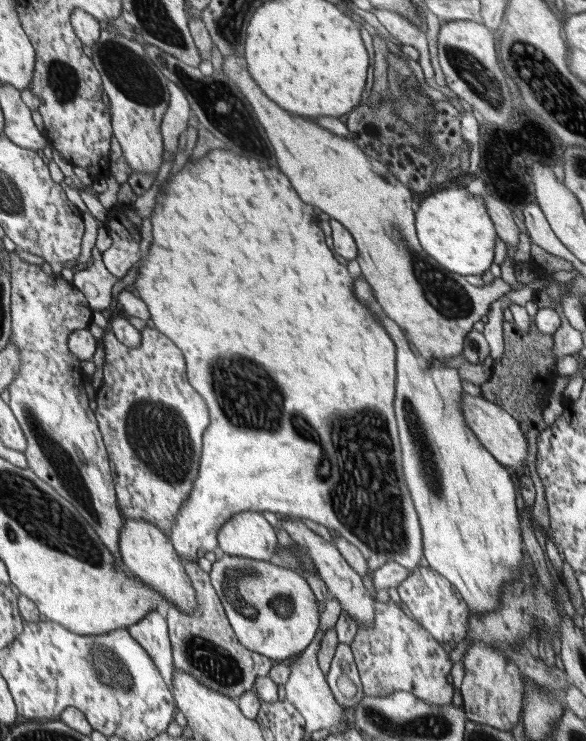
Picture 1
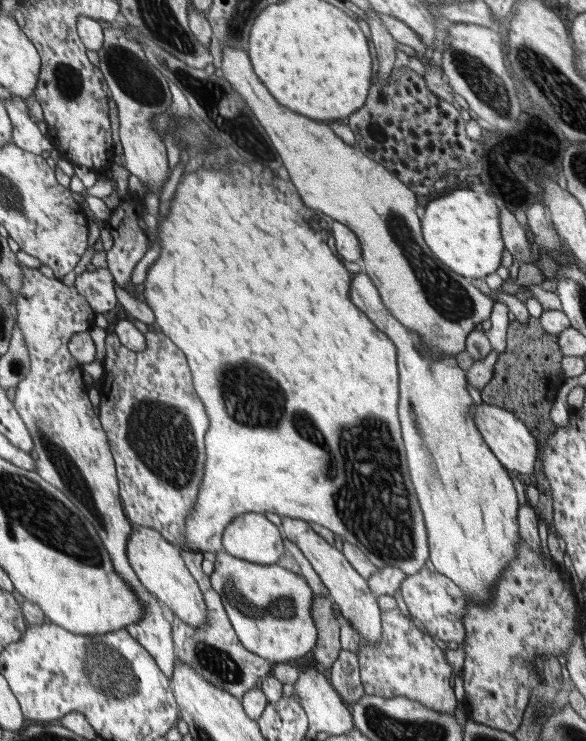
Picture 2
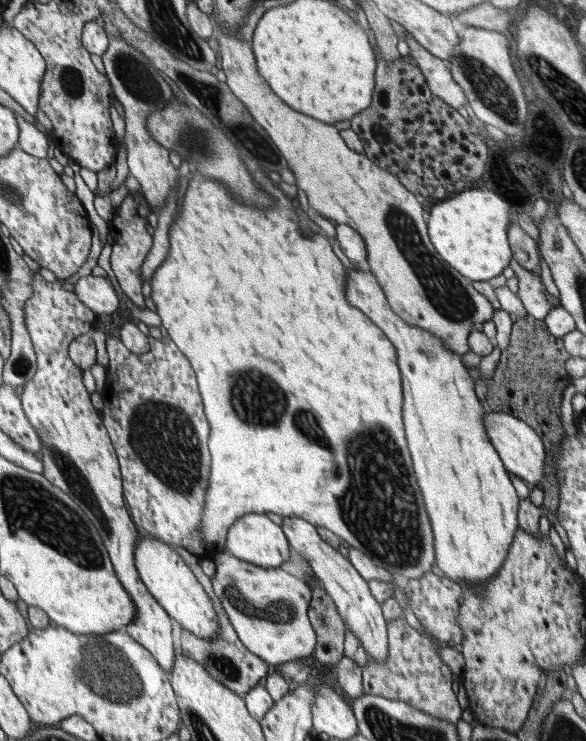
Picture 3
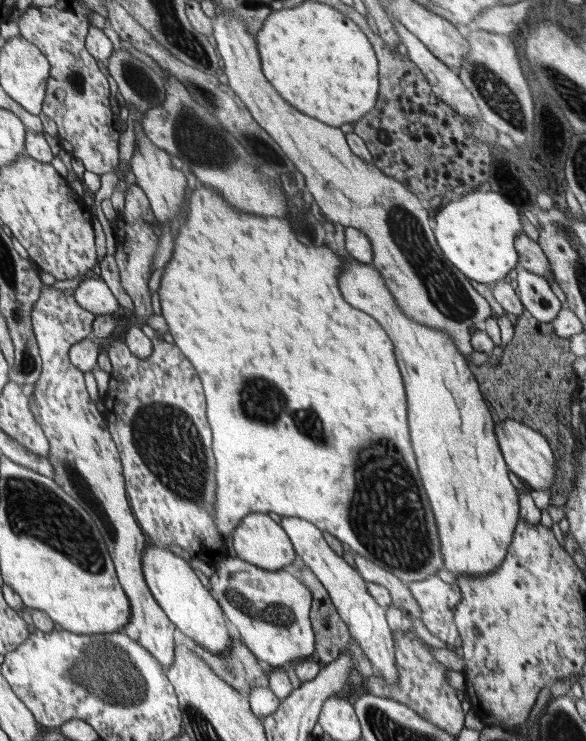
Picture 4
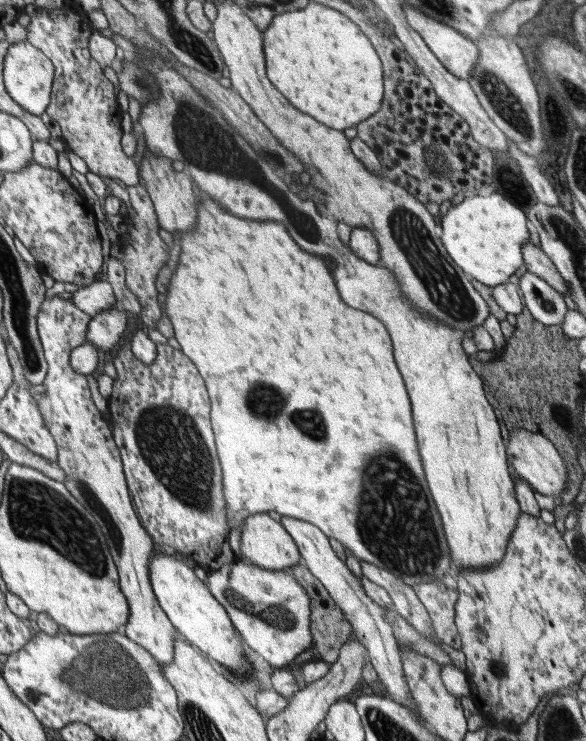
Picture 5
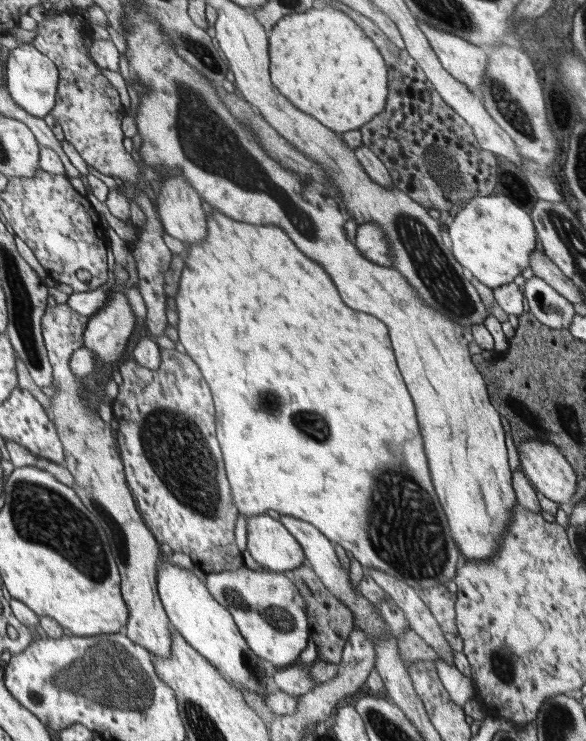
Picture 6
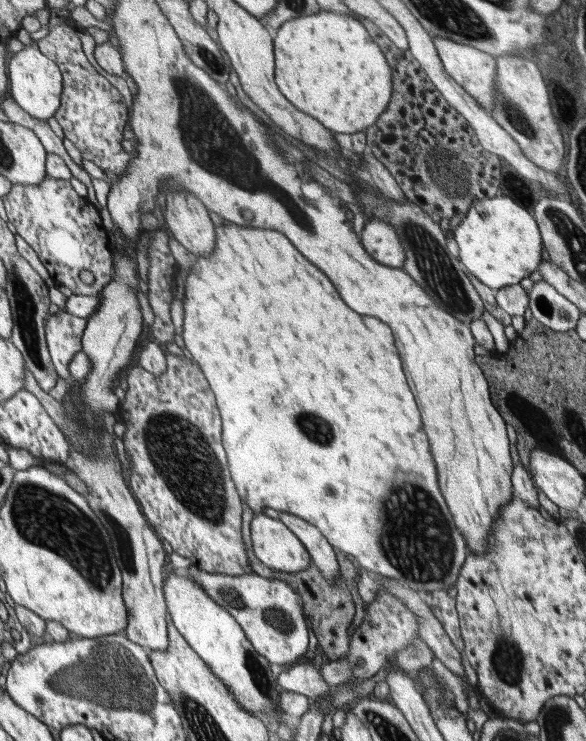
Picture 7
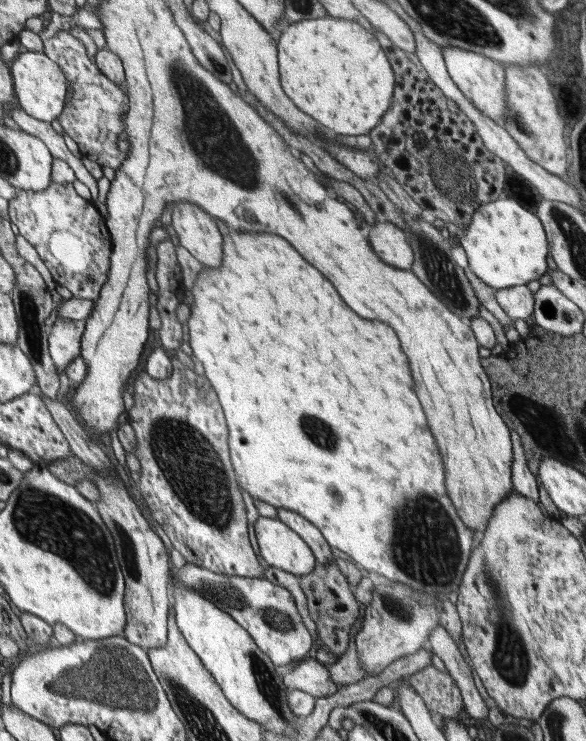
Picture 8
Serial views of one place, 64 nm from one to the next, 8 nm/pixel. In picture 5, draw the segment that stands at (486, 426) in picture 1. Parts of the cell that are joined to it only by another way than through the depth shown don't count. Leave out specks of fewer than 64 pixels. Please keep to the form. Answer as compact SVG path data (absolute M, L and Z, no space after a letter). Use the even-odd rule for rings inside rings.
M516 430L516 432L510 432L509 435L510 464L514 466L518 476L524 479L535 492L540 492L544 496L552 496L554 498L561 496L568 484L568 470L564 466L562 456L554 448L554 444L548 438L544 438L540 434L532 434L528 430Z

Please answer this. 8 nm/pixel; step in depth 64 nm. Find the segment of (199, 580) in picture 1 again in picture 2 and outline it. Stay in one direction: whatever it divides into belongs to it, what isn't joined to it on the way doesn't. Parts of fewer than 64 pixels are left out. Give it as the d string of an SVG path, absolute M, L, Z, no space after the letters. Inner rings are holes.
M179 549L184 565L192 577L198 583L200 591L206 598L209 608L208 619L200 627L192 627L173 615L174 623L174 646L177 646L177 655L182 664L194 667L194 670L206 678L210 684L234 695L234 698L241 700L244 694L259 686L259 682L270 674L270 662L260 655L253 654L246 650L244 644L240 642L232 624L229 622L228 612L225 610L224 601L220 592L215 591L212 585L212 577L203 570L203 554L194 553Z

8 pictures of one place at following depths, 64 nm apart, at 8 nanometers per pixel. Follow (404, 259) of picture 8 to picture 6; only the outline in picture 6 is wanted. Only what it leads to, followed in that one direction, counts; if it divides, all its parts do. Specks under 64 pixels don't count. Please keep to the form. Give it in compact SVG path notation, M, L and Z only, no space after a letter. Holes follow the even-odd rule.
M374 223L358 225L355 245L367 259L382 266L393 266L384 229Z

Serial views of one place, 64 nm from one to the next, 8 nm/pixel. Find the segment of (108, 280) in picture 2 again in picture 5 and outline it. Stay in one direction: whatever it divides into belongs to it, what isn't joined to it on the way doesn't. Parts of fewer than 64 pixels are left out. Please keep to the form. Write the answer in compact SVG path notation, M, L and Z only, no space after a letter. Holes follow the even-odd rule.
M106 280L103 282L94 282L92 285L78 287L73 292L71 301L76 308L79 308L82 312L90 316L114 308L114 304L116 304L112 285Z

